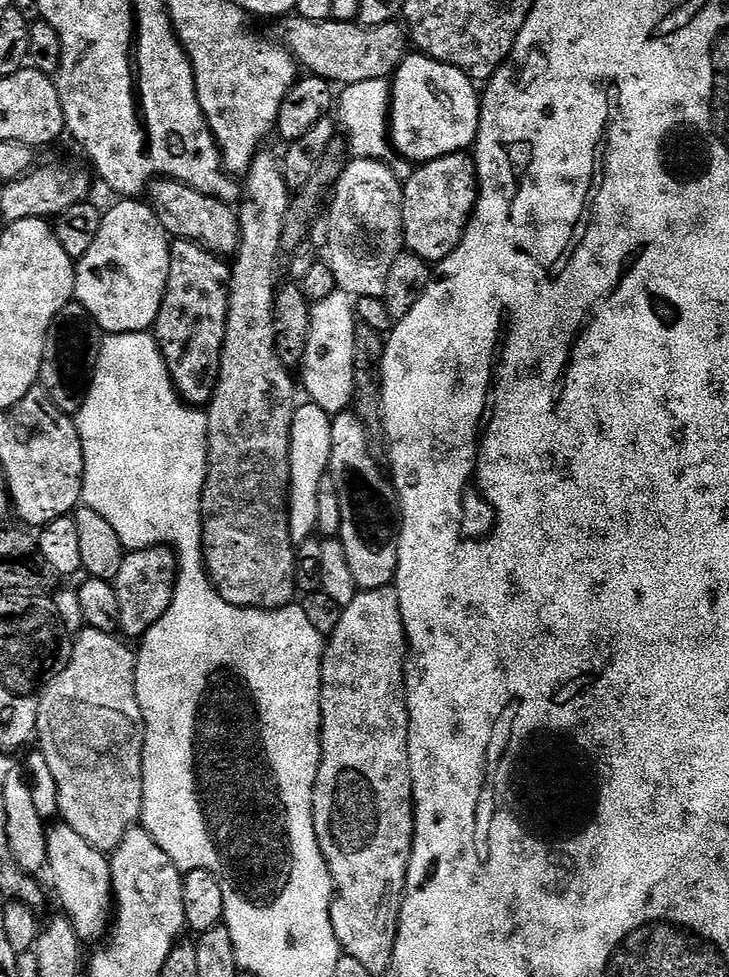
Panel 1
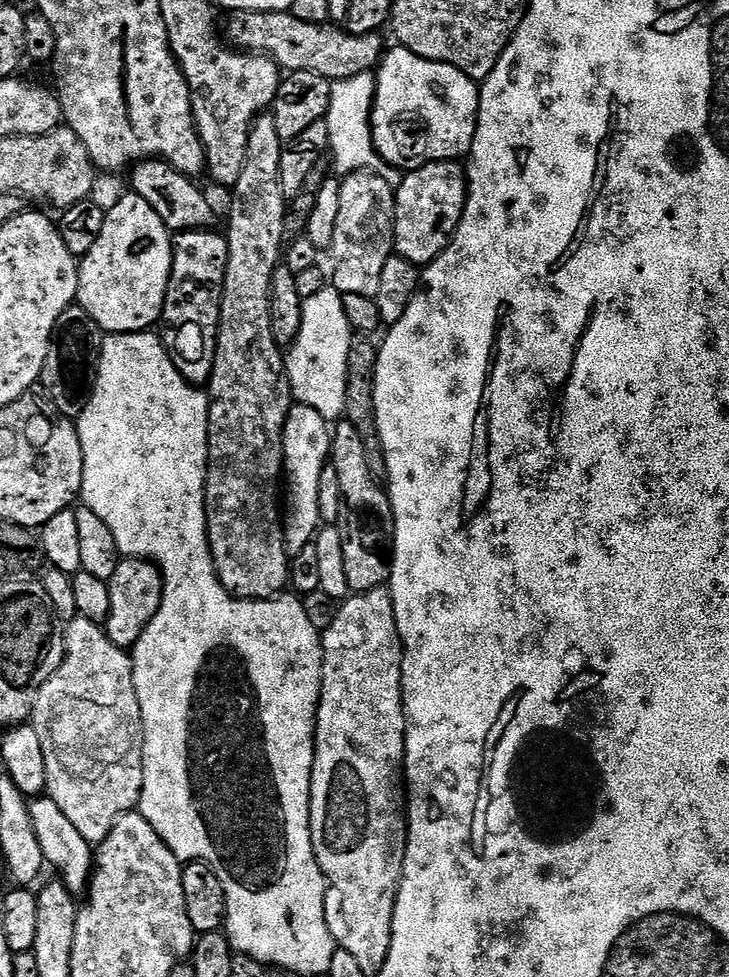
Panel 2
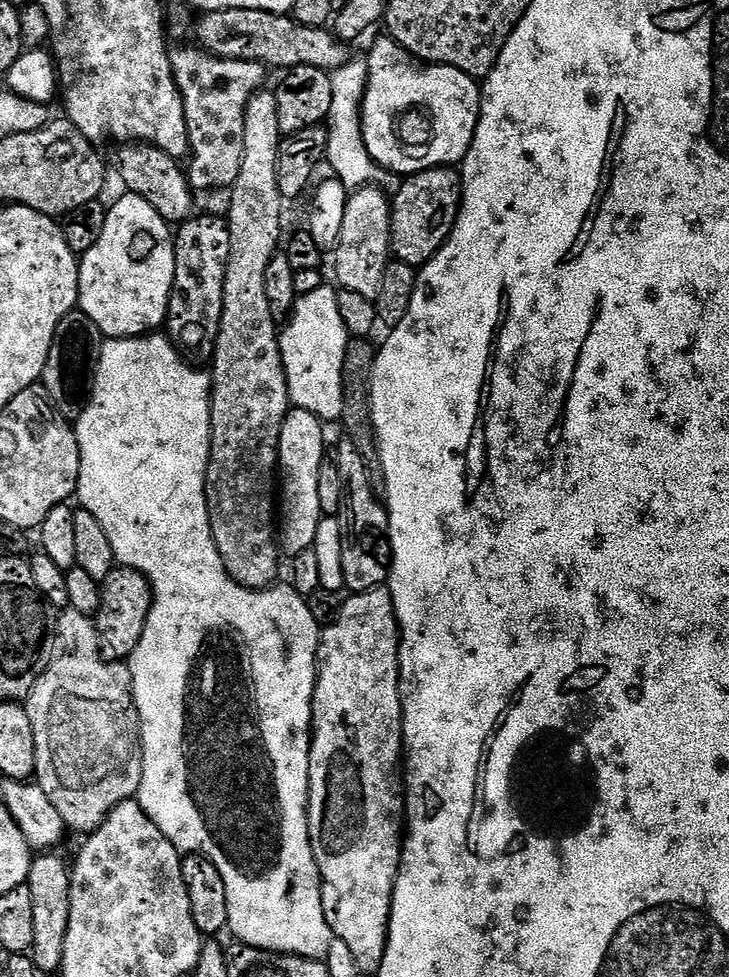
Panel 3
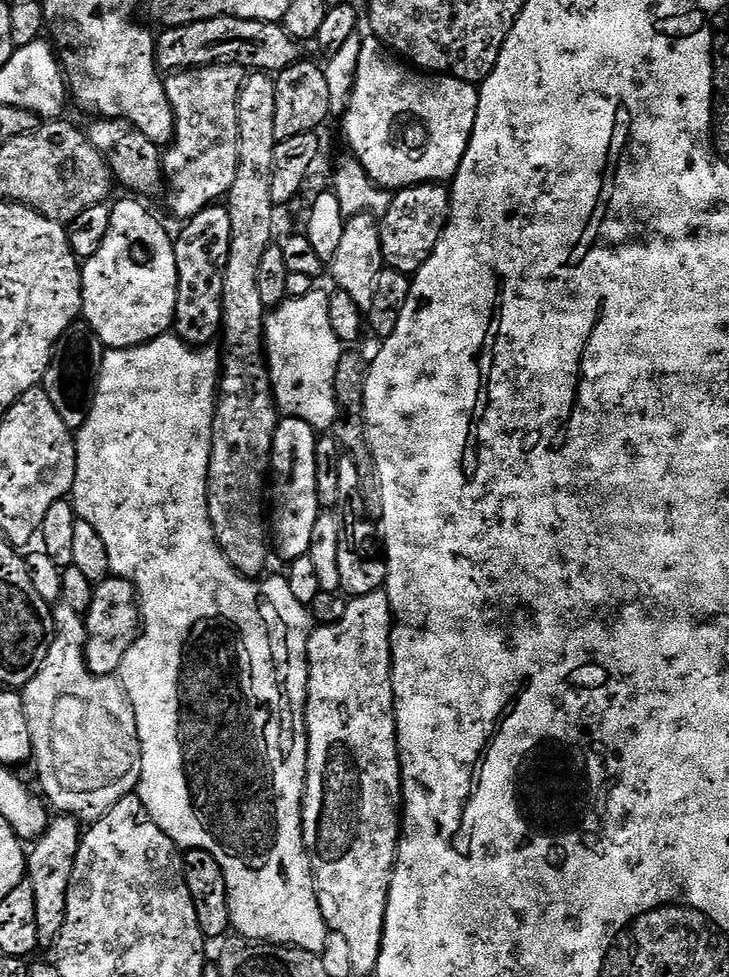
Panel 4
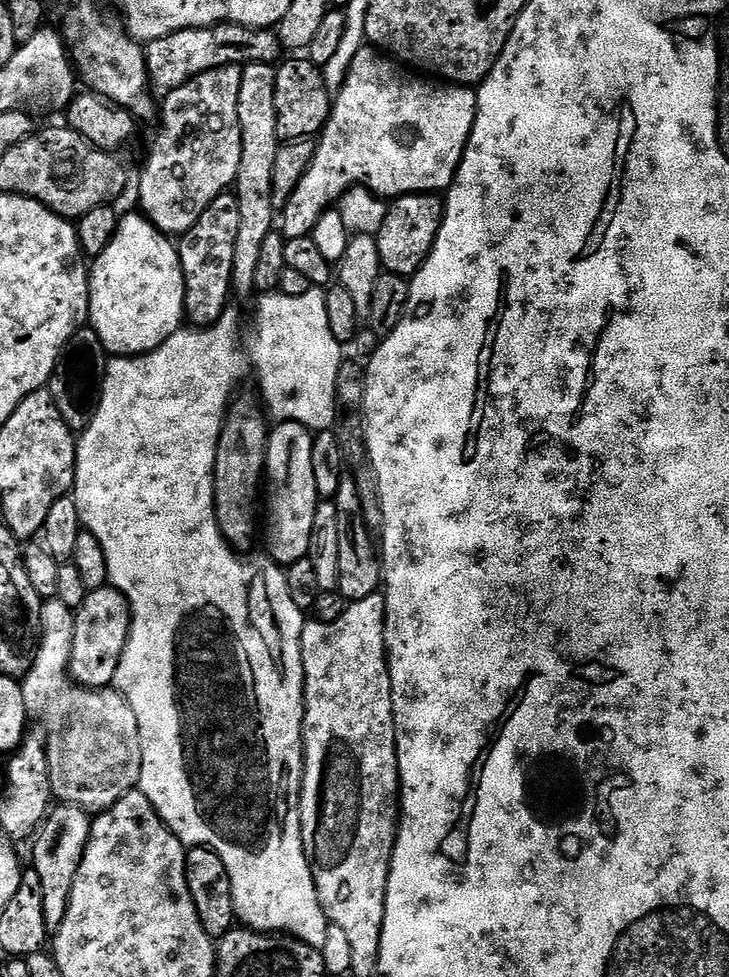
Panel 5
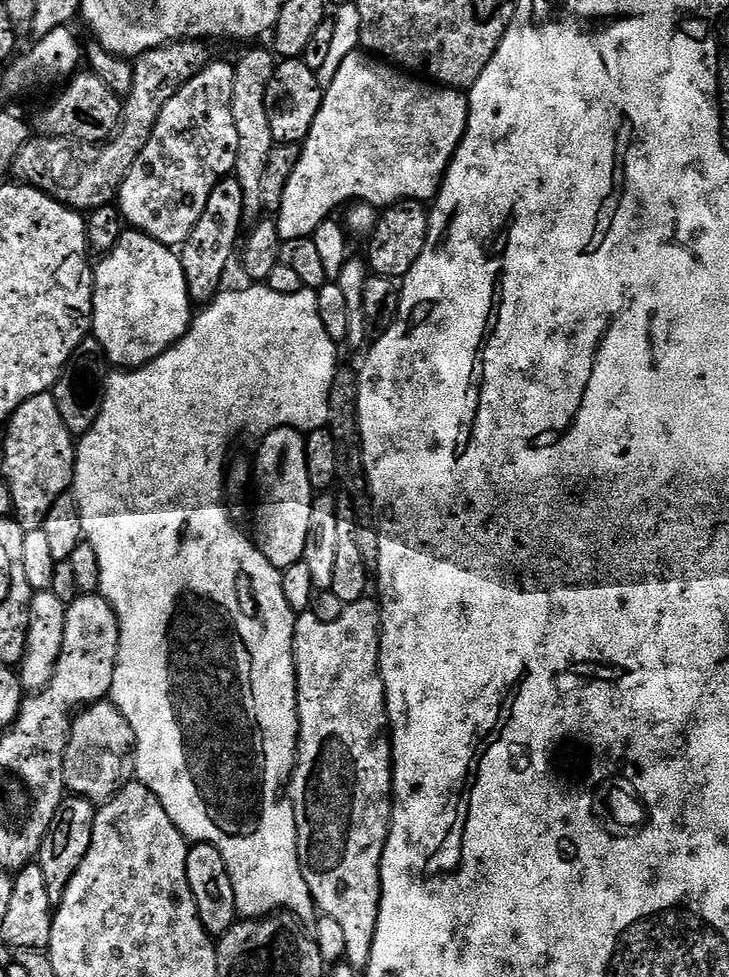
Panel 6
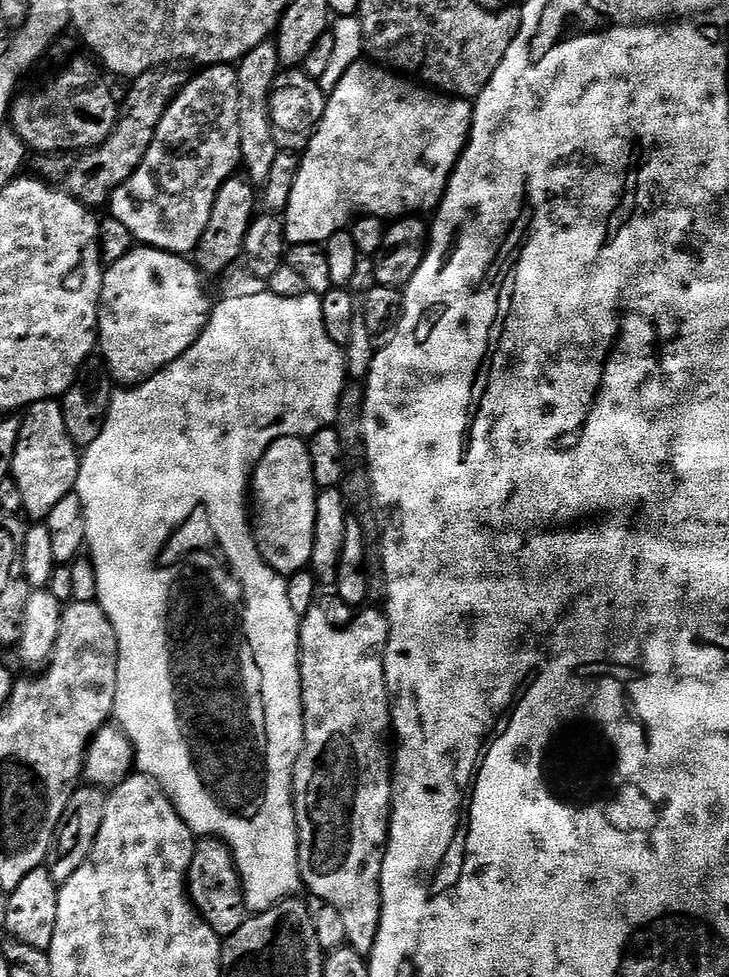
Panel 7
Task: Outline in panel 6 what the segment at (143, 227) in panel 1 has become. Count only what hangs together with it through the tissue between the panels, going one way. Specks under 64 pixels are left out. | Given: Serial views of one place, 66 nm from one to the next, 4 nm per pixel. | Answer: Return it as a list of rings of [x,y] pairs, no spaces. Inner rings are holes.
[[[135,230],[125,231],[112,251],[101,260],[104,261],[94,268],[92,332],[109,365],[116,364],[112,366],[120,370],[140,368],[176,345],[192,326],[194,304],[188,294],[182,262],[169,245],[160,244],[145,232]]]

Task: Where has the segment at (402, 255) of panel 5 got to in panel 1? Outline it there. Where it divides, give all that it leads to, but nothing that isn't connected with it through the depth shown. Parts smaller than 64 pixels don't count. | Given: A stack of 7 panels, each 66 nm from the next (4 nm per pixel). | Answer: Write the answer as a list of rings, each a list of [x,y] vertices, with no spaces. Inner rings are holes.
[[[455,152],[437,160],[429,160],[419,165],[404,185],[404,248],[432,266],[439,265],[458,246],[464,231],[472,221],[472,211],[476,208],[476,195],[480,184],[476,181],[476,161],[468,152]]]

